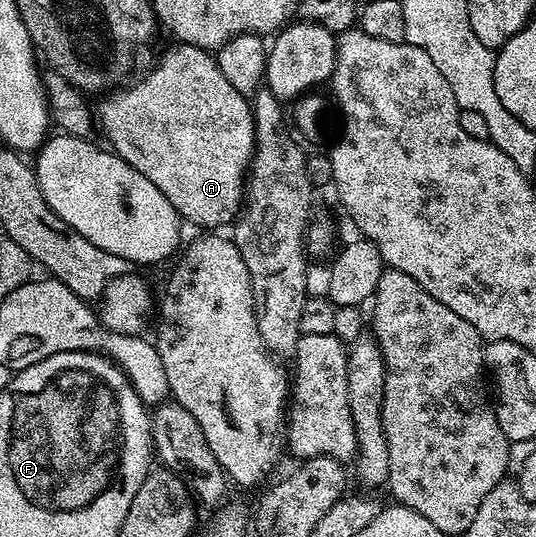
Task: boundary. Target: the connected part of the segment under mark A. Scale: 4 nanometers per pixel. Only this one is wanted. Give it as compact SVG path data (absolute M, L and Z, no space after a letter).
M175 42L173 46L159 57L158 64L143 79L136 80L134 84L131 82L121 89L111 90L105 97L99 98L102 100L99 101L98 107L96 106L96 123L100 131L106 134L107 141L105 140L105 142L112 148L114 154L118 155L128 165L132 165L140 175L148 177L150 184L160 193L164 193L167 204L173 207L181 218L183 215L188 222L195 223L198 227L206 227L202 229L222 229L218 227L224 226L225 223L227 225L233 224L237 220L244 206L244 188L248 183L250 160L254 158L254 112L252 103L247 96L246 99L242 96L245 94L239 88L234 87L232 81L228 81L228 77L224 77L217 58L211 52L187 43Z

